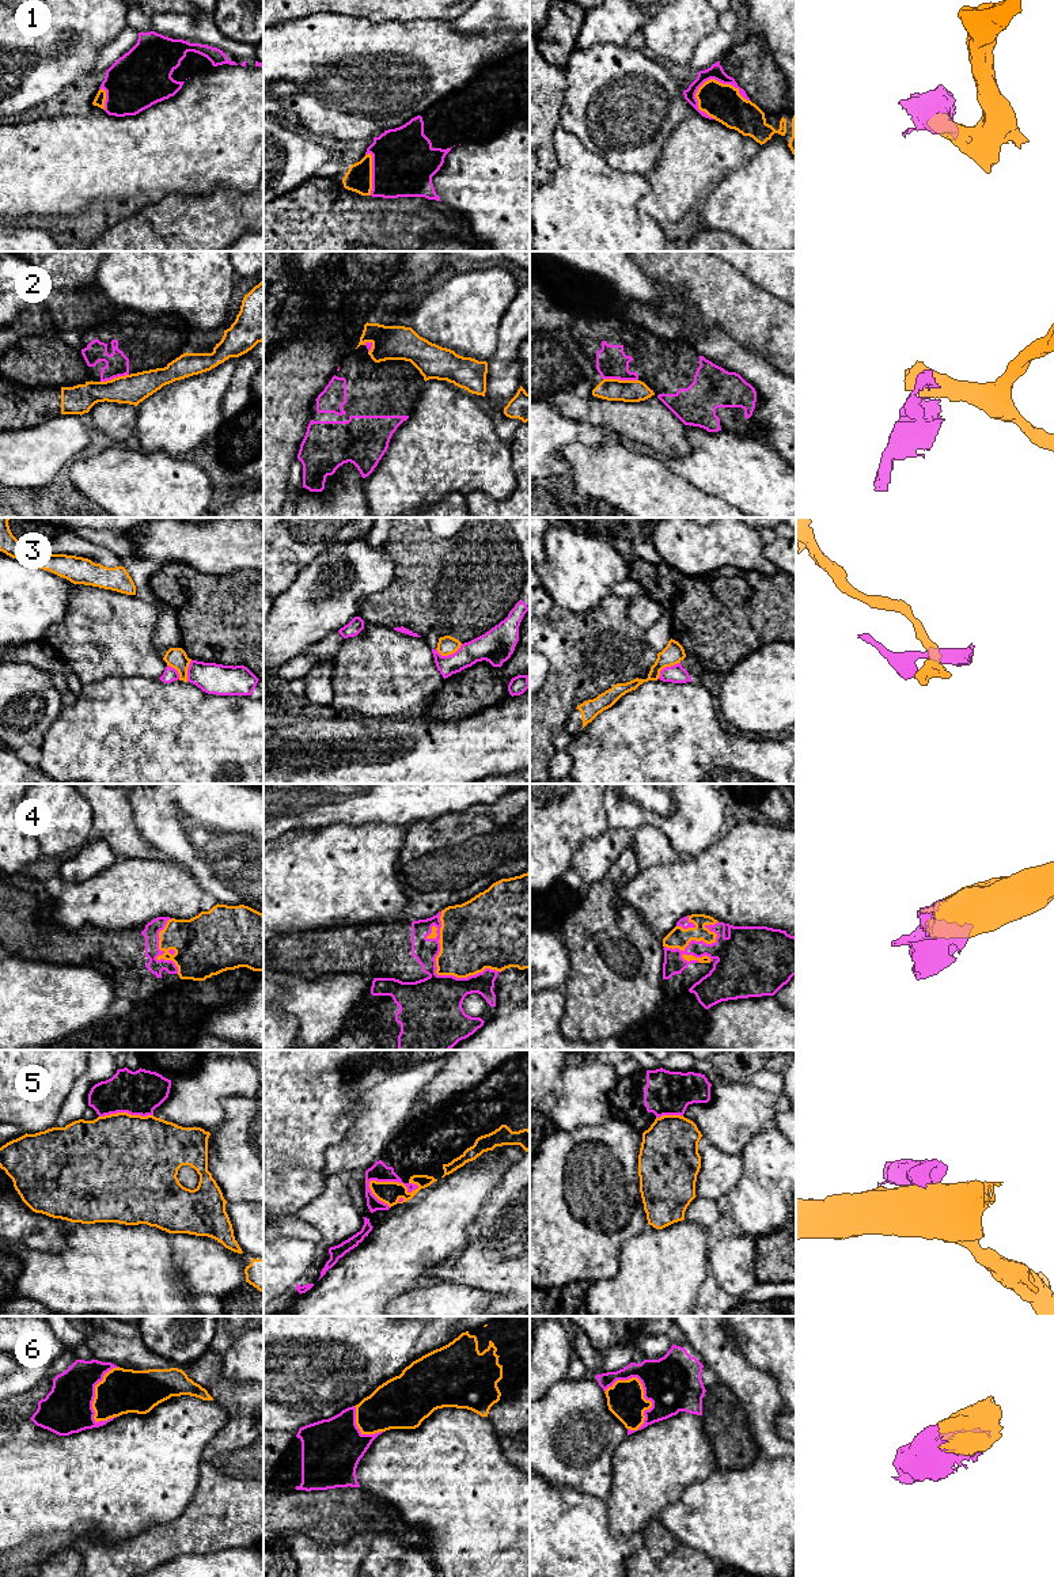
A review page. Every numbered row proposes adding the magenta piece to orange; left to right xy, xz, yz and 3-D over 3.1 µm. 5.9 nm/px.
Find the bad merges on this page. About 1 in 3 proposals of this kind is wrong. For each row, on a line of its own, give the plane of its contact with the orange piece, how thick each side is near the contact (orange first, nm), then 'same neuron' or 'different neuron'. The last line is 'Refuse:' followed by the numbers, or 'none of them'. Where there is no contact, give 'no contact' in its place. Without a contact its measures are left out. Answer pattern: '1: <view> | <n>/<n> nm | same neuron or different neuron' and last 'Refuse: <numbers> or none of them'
1: yz | 220/90 nm | same neuron
2: yz | 130/190 nm | different neuron
3: xz | 110/170 nm | different neuron
4: xz | 340/380 nm | different neuron
5: xz | 130/110 nm | different neuron
6: yz | 220/340 nm | same neuron
Refuse: 2, 3, 4, 5

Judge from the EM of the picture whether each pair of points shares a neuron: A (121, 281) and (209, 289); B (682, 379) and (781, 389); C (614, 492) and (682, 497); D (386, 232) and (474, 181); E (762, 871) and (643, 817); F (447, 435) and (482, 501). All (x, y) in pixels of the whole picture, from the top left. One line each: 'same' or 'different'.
A: same
B: same
C: same
D: different
E: different
F: different

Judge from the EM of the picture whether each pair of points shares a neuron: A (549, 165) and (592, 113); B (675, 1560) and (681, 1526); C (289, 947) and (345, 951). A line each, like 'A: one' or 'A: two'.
A: two
B: two
C: one

